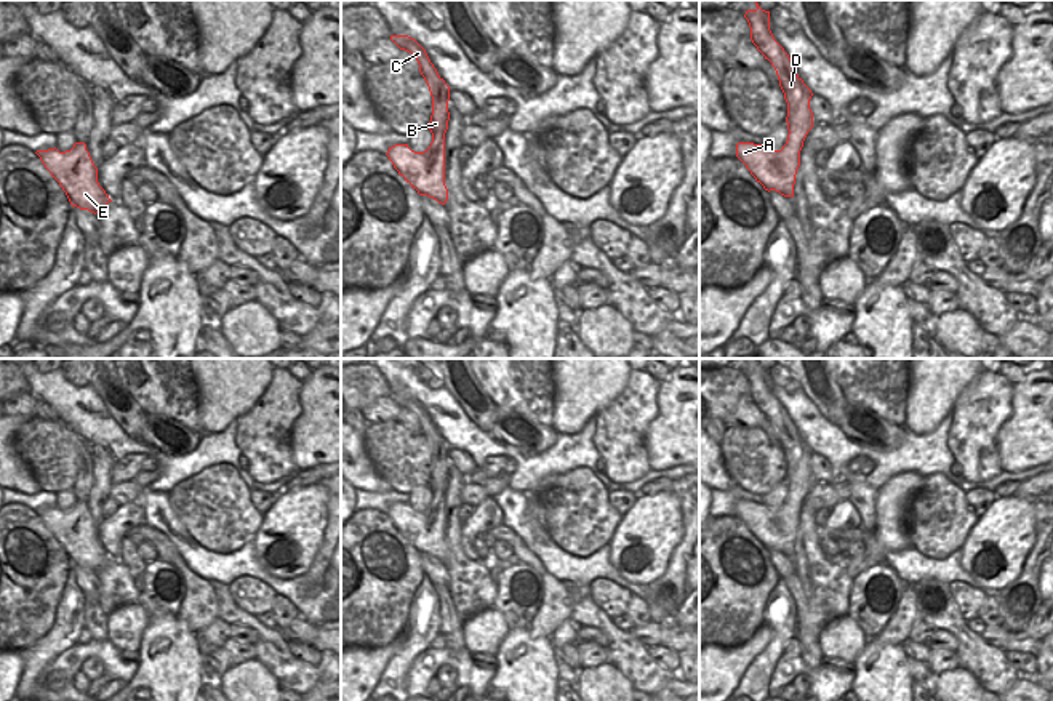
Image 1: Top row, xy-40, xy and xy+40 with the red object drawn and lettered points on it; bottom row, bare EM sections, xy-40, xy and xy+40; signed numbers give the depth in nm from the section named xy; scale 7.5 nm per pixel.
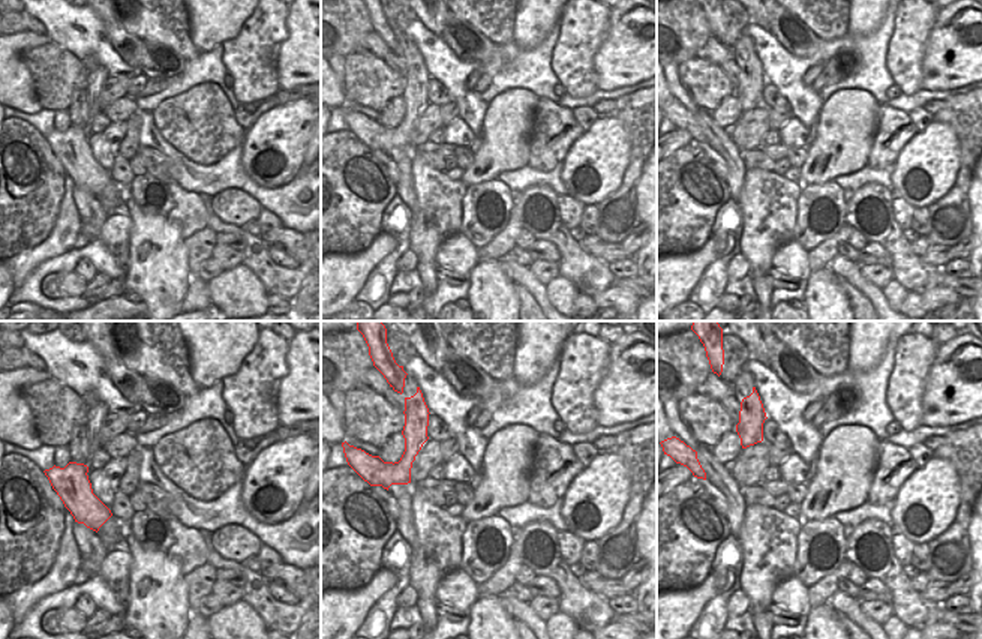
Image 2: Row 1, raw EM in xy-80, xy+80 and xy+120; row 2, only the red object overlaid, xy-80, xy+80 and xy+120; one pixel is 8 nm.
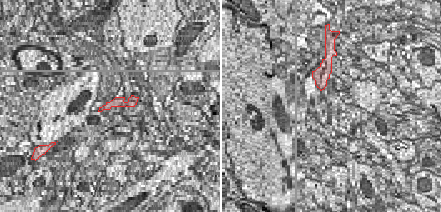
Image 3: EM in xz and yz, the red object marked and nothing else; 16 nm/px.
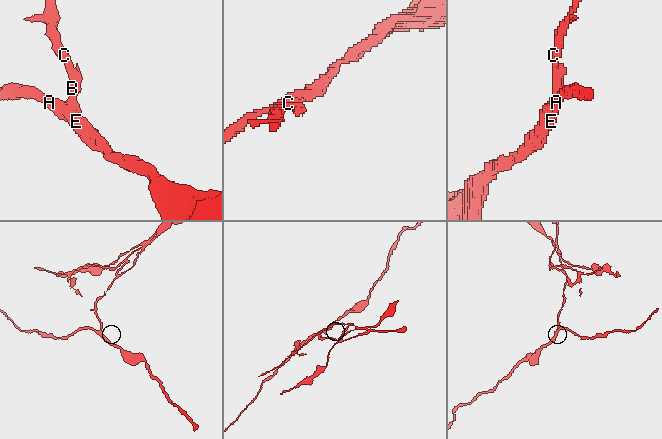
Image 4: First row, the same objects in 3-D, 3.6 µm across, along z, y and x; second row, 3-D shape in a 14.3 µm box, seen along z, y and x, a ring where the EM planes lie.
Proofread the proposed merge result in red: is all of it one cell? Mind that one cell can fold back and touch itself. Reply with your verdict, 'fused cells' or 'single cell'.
fused cells

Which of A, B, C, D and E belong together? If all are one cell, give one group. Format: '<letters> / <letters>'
A E / B C D

